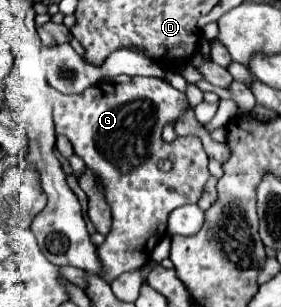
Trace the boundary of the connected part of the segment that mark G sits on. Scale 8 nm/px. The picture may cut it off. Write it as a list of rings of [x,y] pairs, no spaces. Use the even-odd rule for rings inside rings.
[[[135,76],[129,82],[115,86],[91,86],[83,94],[59,94],[53,92],[53,116],[57,134],[69,138],[77,156],[81,156],[97,176],[97,184],[101,186],[105,200],[113,212],[111,232],[105,236],[105,242],[97,246],[99,262],[107,268],[107,282],[111,284],[117,276],[139,270],[147,264],[155,244],[165,236],[167,216],[171,210],[183,204],[197,204],[203,186],[209,178],[207,170],[207,154],[203,150],[203,142],[197,136],[179,136],[171,144],[161,140],[163,126],[179,120],[191,106],[187,102],[185,92],[173,88],[163,78],[147,78]],[[159,160],[171,160],[171,170],[163,172],[157,168]]]

